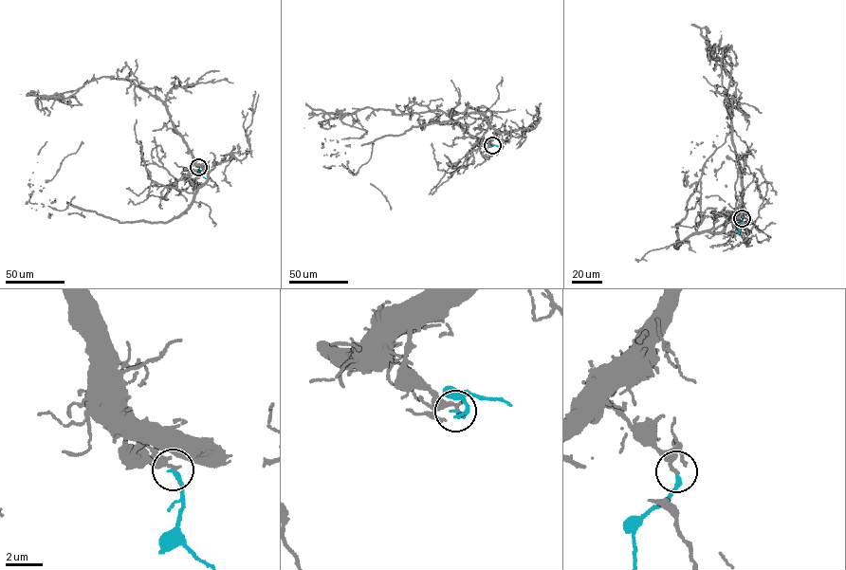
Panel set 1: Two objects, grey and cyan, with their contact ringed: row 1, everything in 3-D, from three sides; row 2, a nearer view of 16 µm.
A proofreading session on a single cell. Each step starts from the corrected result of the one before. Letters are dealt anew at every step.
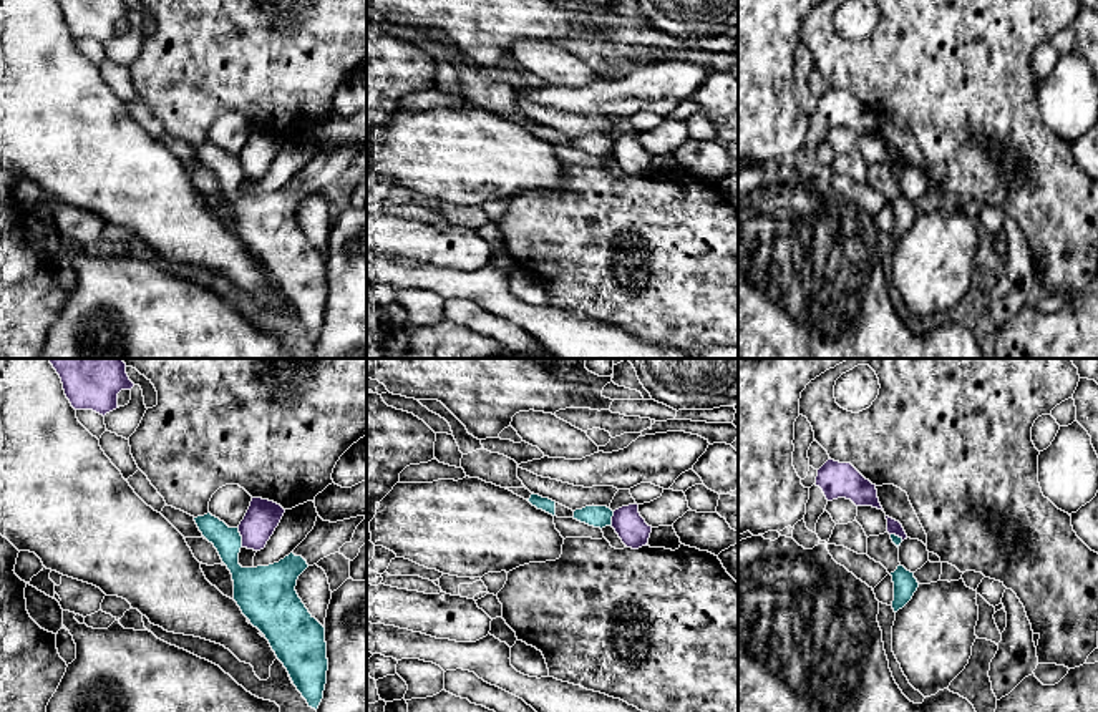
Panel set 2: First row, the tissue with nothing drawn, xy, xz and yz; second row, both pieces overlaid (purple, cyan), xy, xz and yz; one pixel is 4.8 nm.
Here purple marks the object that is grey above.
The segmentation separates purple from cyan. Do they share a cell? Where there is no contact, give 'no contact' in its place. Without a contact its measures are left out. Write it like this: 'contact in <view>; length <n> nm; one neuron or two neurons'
contact in xy; length 100 nm; two neurons

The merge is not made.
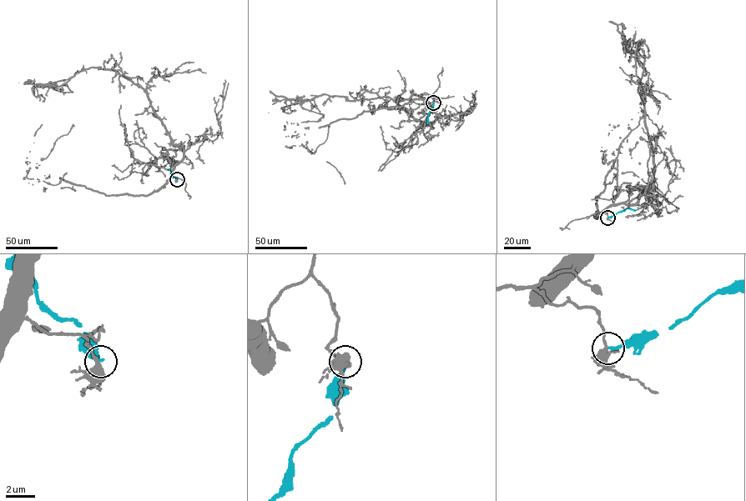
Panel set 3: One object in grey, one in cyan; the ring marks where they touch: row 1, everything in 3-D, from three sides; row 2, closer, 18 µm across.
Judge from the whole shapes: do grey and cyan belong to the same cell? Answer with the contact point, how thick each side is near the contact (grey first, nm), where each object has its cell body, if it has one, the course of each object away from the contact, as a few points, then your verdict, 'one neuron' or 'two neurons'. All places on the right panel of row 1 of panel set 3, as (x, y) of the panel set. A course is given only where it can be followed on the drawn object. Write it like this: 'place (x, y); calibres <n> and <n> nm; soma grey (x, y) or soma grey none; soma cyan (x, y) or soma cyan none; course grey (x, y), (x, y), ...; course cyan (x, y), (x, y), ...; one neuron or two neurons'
place (607, 217); calibres 380 and 240 nm; soma grey none; soma cyan none; course grey (607, 217), (608, 207), (636, 202), (654, 171), (637, 89), (644, 57), (622, 35), (633, 53), (636, 31); course cyan (607, 217), (627, 208), (636, 210); two neurons

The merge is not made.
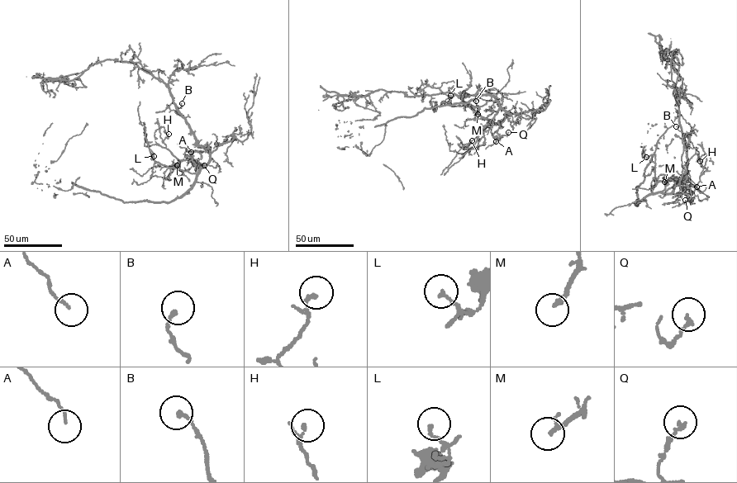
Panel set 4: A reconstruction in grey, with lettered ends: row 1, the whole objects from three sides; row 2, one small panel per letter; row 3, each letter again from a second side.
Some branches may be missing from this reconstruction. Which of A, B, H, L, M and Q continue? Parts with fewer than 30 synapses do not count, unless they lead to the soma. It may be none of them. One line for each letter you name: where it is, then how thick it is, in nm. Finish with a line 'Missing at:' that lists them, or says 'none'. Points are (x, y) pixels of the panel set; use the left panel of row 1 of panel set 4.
Missing at: none

